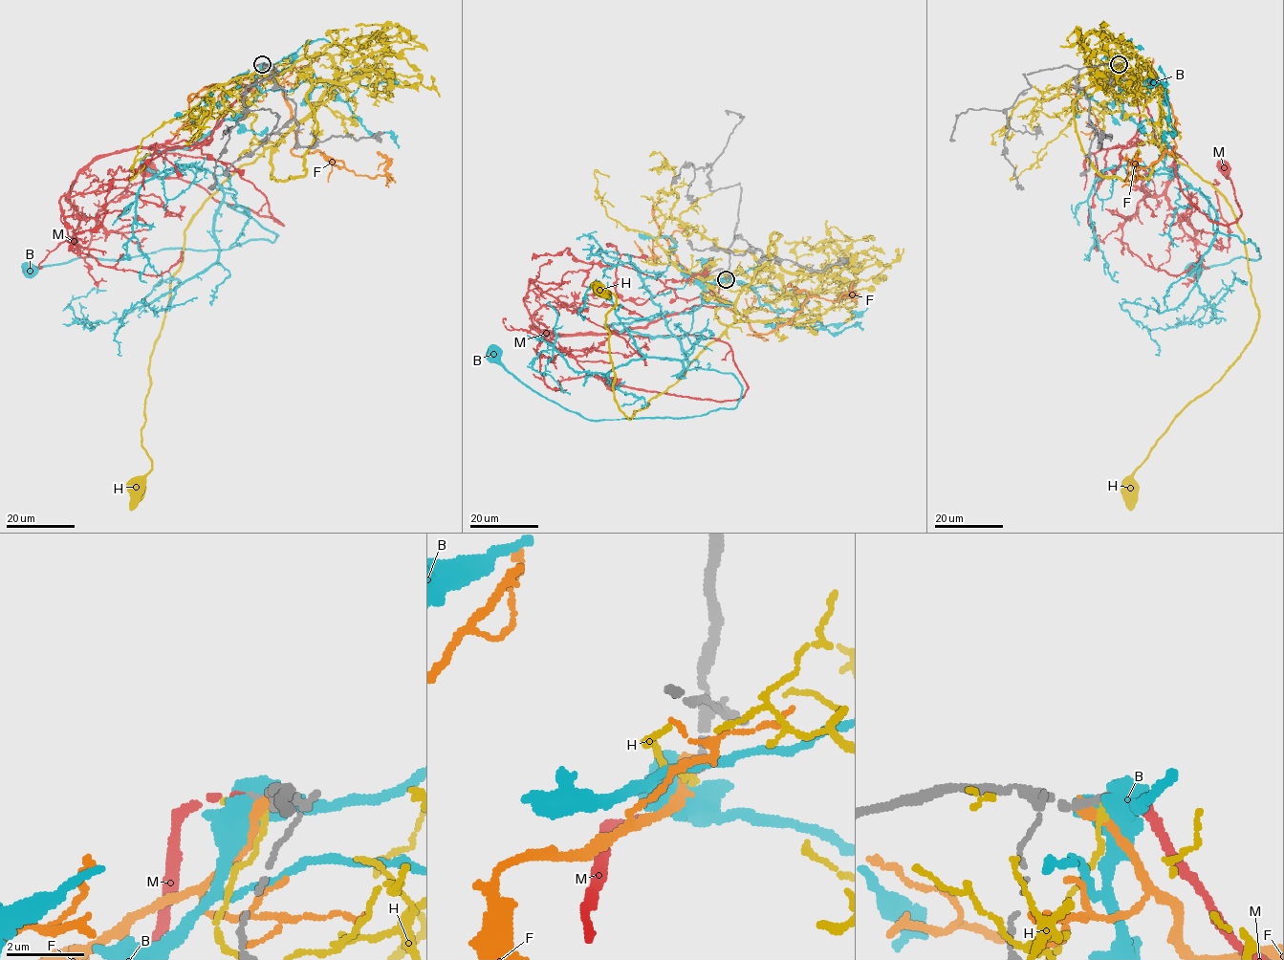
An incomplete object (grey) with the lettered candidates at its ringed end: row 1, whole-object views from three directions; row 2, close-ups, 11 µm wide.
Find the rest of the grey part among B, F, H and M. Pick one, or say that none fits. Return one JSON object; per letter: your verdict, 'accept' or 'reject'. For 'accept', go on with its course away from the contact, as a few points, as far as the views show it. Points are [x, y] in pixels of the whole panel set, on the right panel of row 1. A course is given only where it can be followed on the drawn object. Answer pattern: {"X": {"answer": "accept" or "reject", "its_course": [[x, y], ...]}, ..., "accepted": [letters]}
{"B": {"answer": "reject"}, "F": {"answer": "reject"}, "H": {"answer": "reject"}, "M": {"answer": "accept", "its_course": [[1119, 64], [1145, 87], [1157, 143], [1175, 153], [1183, 193], [1210, 221], [1229, 225], [1241, 211], [1222, 168]]}, "accepted": ["M"]}

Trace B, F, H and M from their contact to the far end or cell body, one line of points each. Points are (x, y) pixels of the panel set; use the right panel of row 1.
B: (1118, 65), (1122, 110), (1152, 120), (1168, 177), (1177, 166), (1214, 229), (1258, 249), (1194, 269)
F: (1116, 65), (1148, 78), (1176, 120), (1174, 156), (1137, 167), (1142, 178), (1136, 169)
H: (1119, 65), (1113, 79), (1120, 54), (1152, 72), (1161, 143), (1230, 207), (1258, 311), (1240, 357), (1130, 486)
M: (1119, 64), (1145, 87), (1157, 143), (1175, 153), (1183, 193), (1210, 221), (1229, 225), (1241, 211), (1222, 168)

